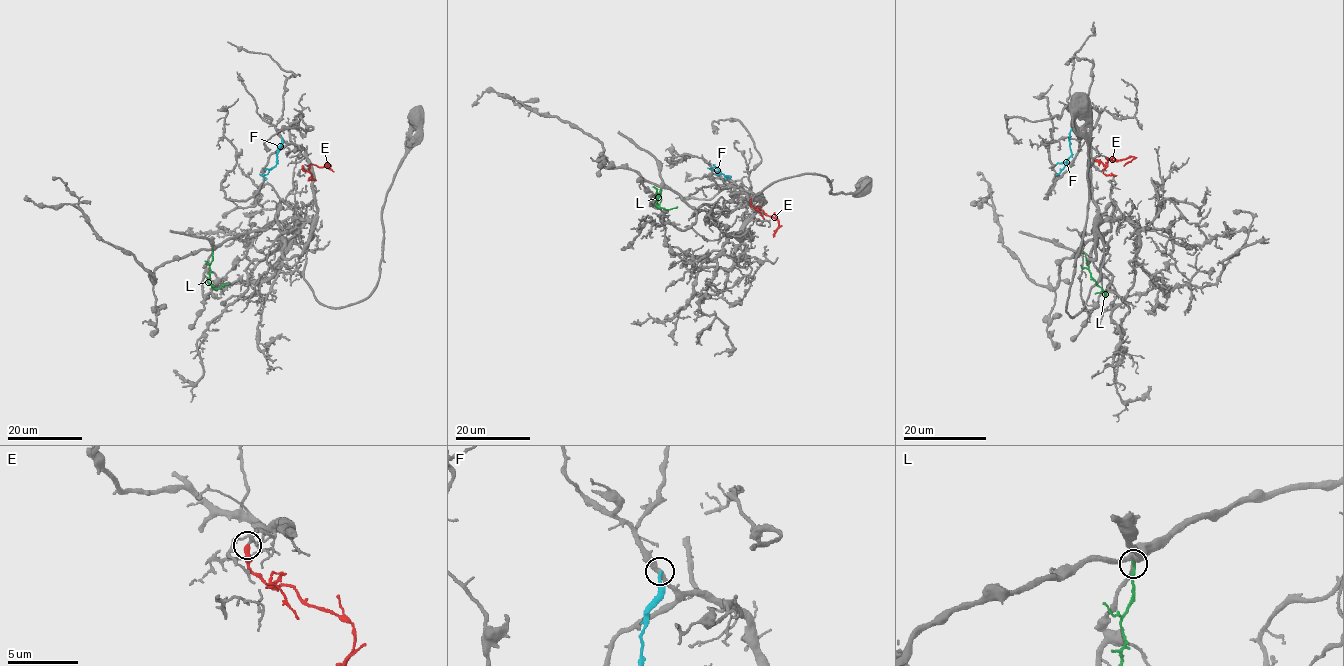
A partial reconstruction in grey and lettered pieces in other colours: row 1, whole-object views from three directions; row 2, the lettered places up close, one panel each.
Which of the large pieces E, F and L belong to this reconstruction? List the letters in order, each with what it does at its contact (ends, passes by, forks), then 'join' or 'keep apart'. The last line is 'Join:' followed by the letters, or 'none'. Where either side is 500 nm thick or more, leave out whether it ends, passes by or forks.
E: it ends; join
F: it ends; keep apart
L: it ends; keep apart
Join: E

